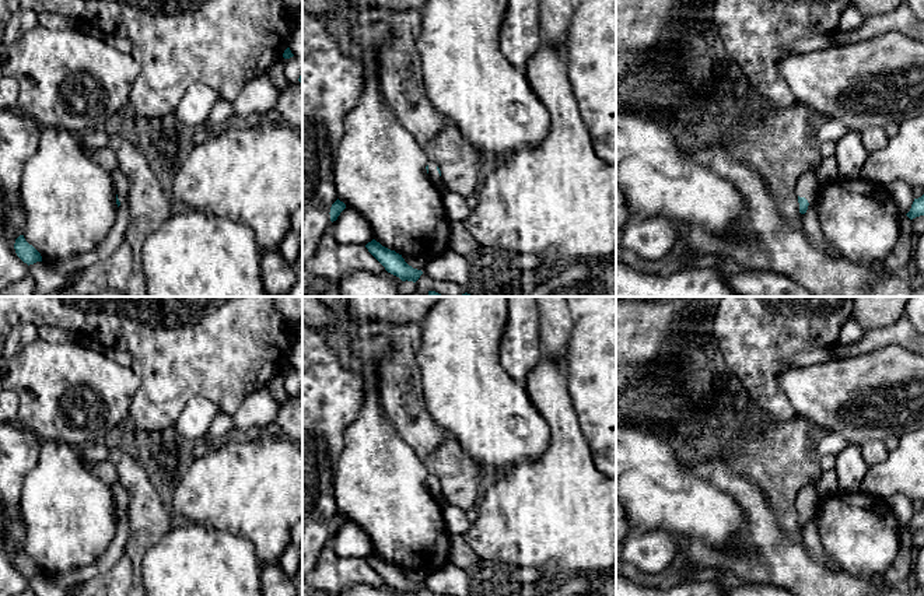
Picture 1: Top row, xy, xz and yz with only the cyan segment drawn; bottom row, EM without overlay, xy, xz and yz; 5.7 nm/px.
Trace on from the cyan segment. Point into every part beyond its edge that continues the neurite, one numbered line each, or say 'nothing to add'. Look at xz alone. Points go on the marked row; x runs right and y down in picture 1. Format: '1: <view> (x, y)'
1: xz (433, 172)

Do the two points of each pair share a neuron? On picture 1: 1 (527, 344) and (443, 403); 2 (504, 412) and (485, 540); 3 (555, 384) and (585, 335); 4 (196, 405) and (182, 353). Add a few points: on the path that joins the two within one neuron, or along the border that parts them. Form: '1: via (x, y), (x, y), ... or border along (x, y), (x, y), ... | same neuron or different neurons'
1: border along (503, 330), (500, 364), (522, 385) | different neurons
2: border along (529, 460), (521, 460), (499, 474) | different neurons
3: border along (564, 367), (569, 395), (573, 400) | different neurons
4: border along (221, 412), (210, 400), (193, 396), (174, 423) | different neurons

